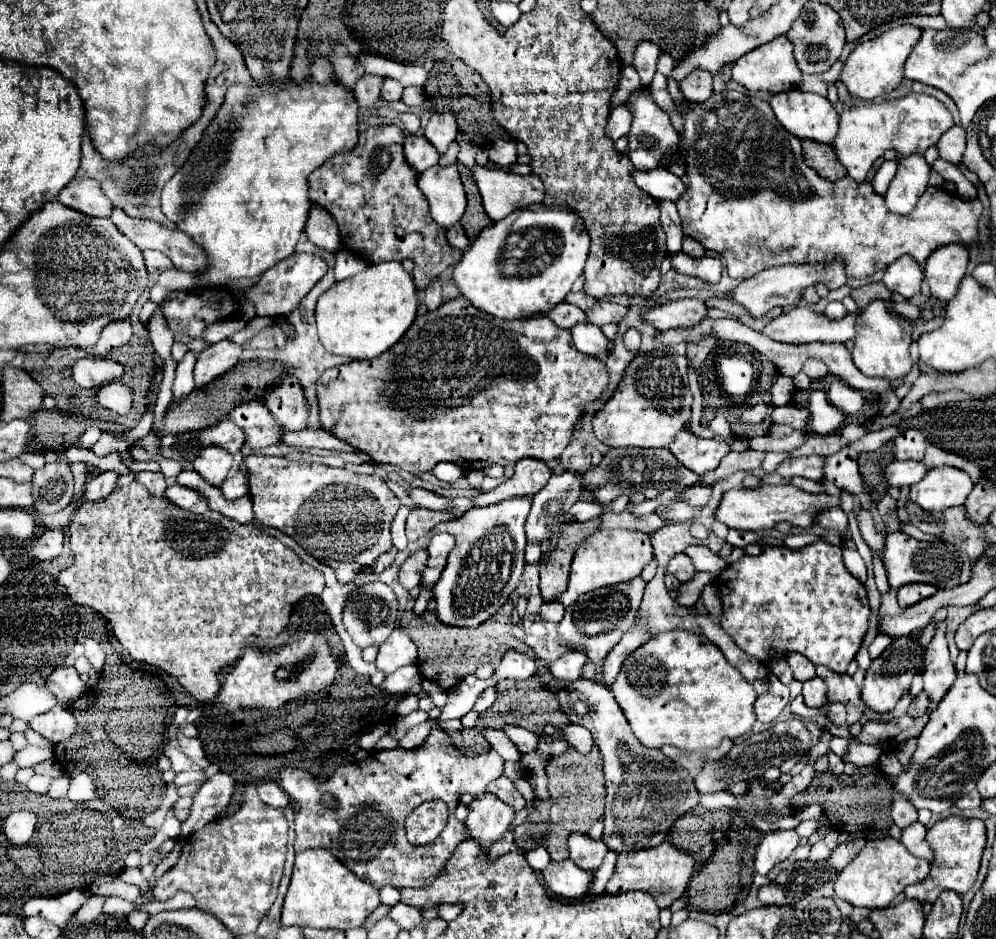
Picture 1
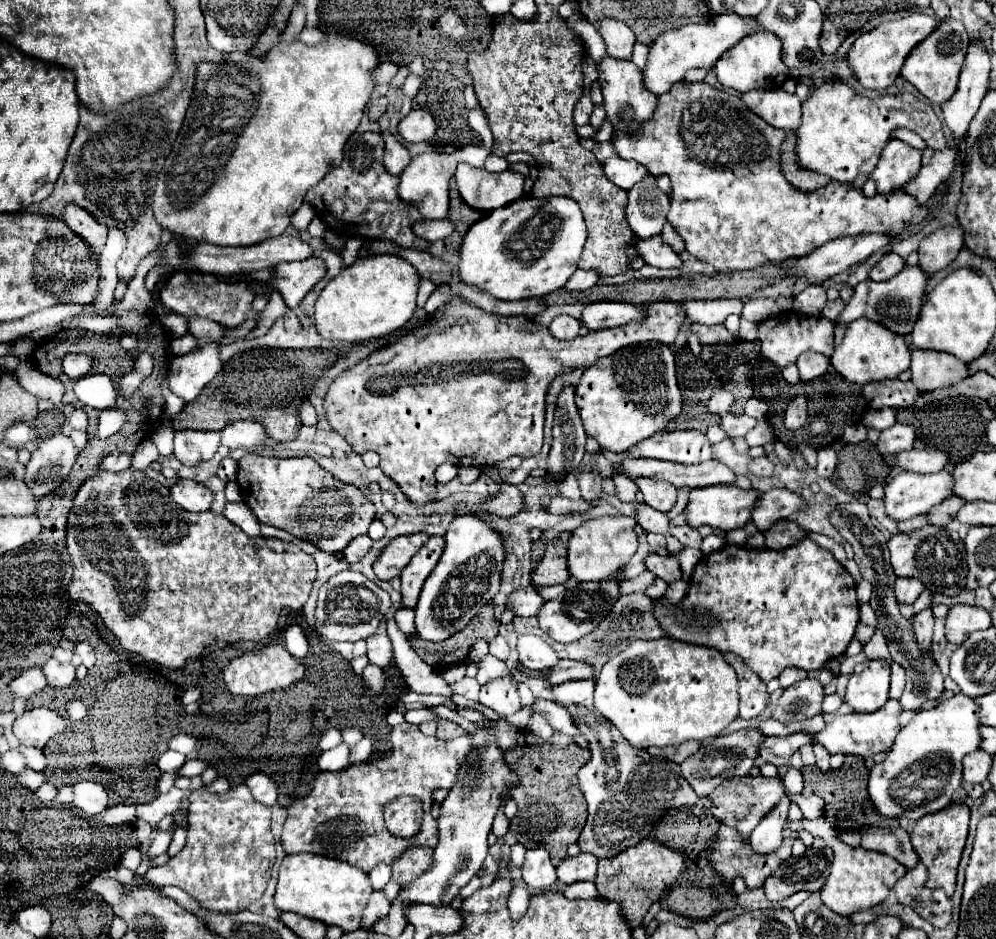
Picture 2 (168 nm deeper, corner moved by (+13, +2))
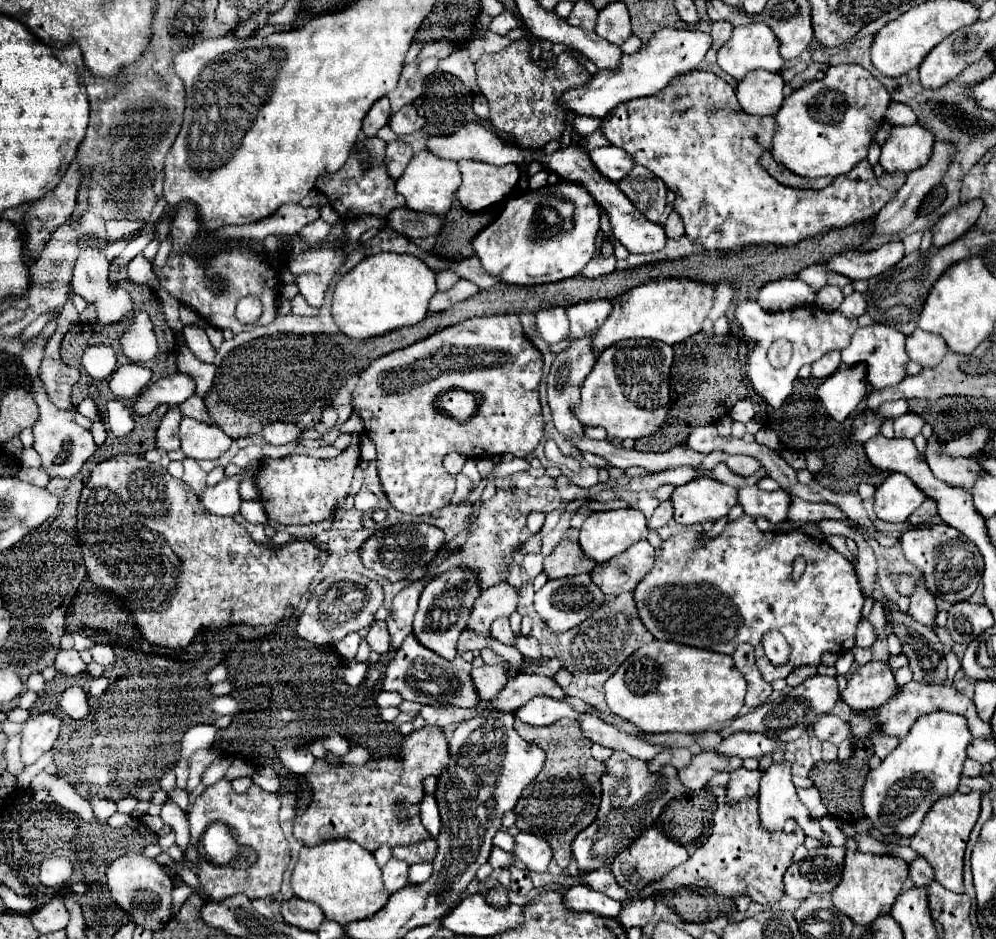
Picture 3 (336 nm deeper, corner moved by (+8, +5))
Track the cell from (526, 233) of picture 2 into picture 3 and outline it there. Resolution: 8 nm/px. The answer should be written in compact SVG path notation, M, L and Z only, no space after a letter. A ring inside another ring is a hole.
M566 182L548 184L544 188L508 200L502 214L490 226L486 226L474 238L472 244L486 272L500 276L502 282L518 284L518 286L548 284L554 280L564 280L580 274L582 268L592 260L596 252L596 236L600 232L600 216L602 216L602 208L584 188Z

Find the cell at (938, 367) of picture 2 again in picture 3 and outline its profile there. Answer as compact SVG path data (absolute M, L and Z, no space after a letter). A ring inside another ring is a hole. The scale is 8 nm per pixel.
M916 328L910 336L906 336L906 352L910 360L918 362L922 368L932 368L934 364L940 364L942 356L948 352L948 346L942 336Z

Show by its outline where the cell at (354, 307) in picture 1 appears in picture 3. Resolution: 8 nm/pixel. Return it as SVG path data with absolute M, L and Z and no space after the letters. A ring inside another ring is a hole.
M378 252L372 256L366 256L356 268L352 268L348 274L340 278L334 290L332 300L332 316L338 324L340 332L344 332L350 338L374 338L382 336L390 330L398 330L404 326L418 324L428 314L430 298L436 294L436 272L418 256L412 254L396 254L396 252Z

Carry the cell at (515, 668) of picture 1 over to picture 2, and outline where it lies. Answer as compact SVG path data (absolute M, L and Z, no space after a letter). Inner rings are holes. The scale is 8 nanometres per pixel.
M497 635L495 639L489 641L489 651L493 657L497 657L501 661L507 661L507 657L509 657L509 645L501 635Z

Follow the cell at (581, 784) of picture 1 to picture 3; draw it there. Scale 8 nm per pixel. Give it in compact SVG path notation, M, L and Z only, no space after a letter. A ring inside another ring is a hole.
M562 718L548 726L528 726L520 720L514 722L514 730L522 736L522 728L528 728L528 738L544 748L546 752L546 764L542 772L536 776L534 782L528 784L528 788L522 792L514 812L516 812L516 826L518 830L542 836L554 852L554 860L560 868L566 868L572 856L570 842L578 832L582 832L588 824L594 822L600 798L602 798L602 786L600 786L600 774L584 774L580 764L604 764L590 756L590 738L584 736L578 722L572 722L568 718Z

